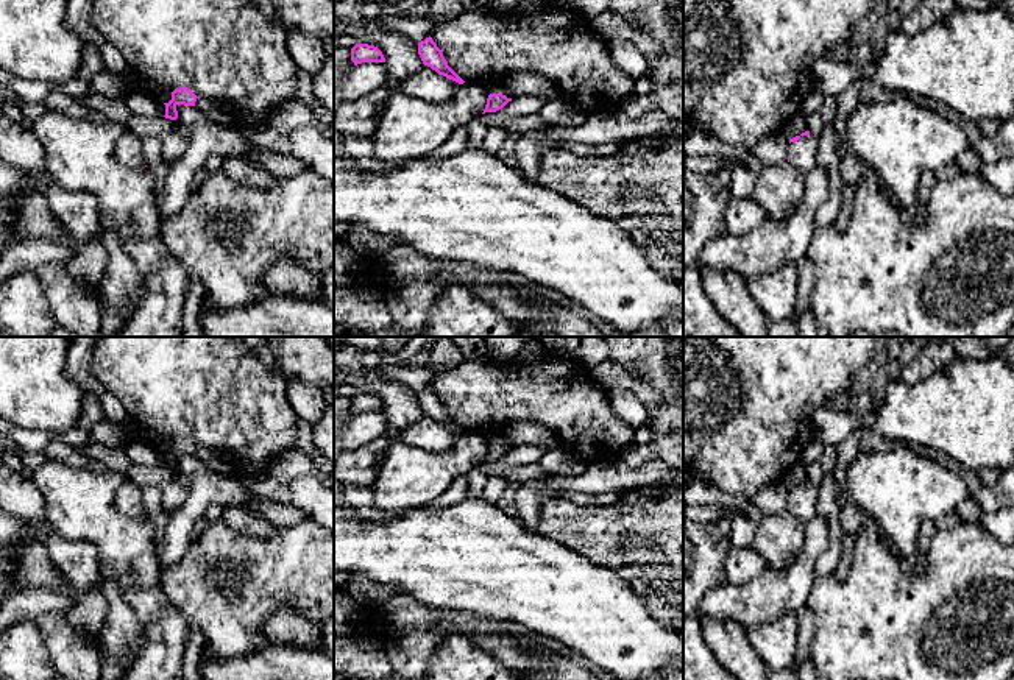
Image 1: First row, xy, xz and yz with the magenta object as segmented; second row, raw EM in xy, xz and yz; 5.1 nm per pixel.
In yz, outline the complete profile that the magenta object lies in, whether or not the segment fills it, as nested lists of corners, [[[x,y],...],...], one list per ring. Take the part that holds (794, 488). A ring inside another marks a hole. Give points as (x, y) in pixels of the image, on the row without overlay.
[[[810,480],[802,482],[789,488],[789,507],[788,512],[797,515],[805,522],[816,516],[817,507],[817,488]]]

